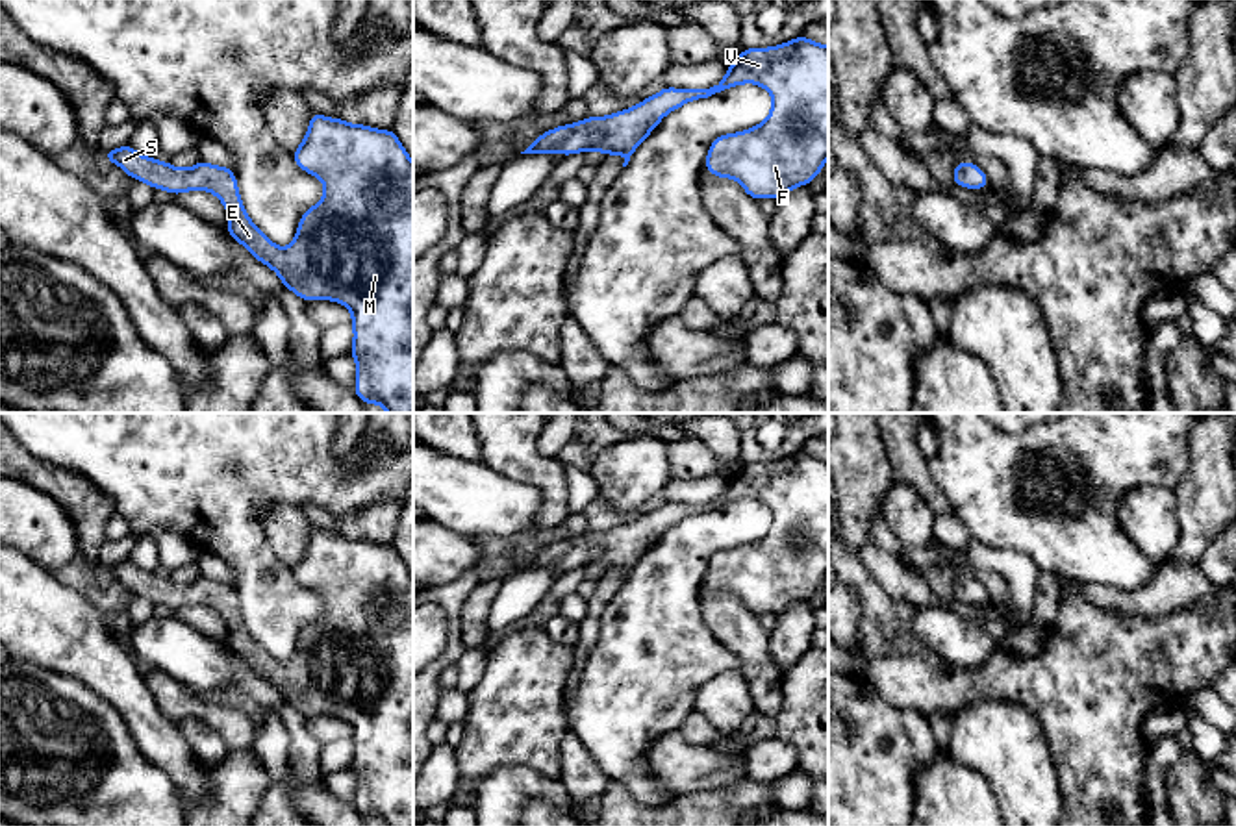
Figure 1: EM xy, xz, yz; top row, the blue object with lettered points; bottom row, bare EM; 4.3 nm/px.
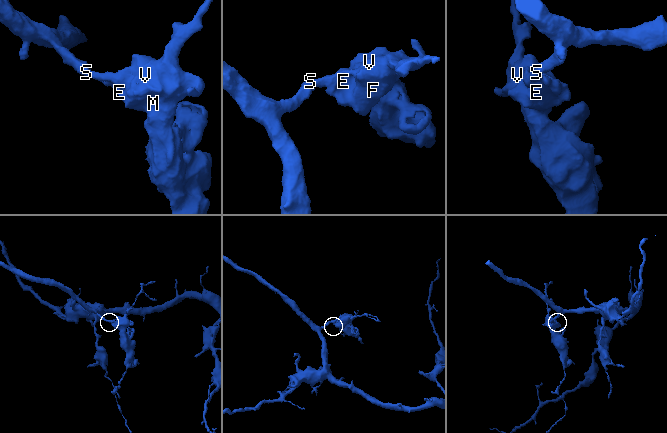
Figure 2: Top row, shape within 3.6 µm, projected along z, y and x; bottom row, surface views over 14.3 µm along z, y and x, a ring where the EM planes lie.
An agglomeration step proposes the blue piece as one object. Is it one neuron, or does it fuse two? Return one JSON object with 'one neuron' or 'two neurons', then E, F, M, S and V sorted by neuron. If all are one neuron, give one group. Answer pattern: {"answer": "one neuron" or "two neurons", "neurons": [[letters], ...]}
{"answer": "one neuron", "neurons": [["E", "F", "M", "S", "V"]]}

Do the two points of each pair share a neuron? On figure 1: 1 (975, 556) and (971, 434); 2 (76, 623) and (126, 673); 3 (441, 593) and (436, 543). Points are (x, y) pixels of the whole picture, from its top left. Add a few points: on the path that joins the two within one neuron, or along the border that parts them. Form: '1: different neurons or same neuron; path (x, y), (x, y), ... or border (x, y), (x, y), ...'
1: different neurons; border (973, 538), (986, 545), (1018, 552)
2: same neuron; path (89, 636), (113, 660)
3: different neurons; border (475, 567), (432, 586)

